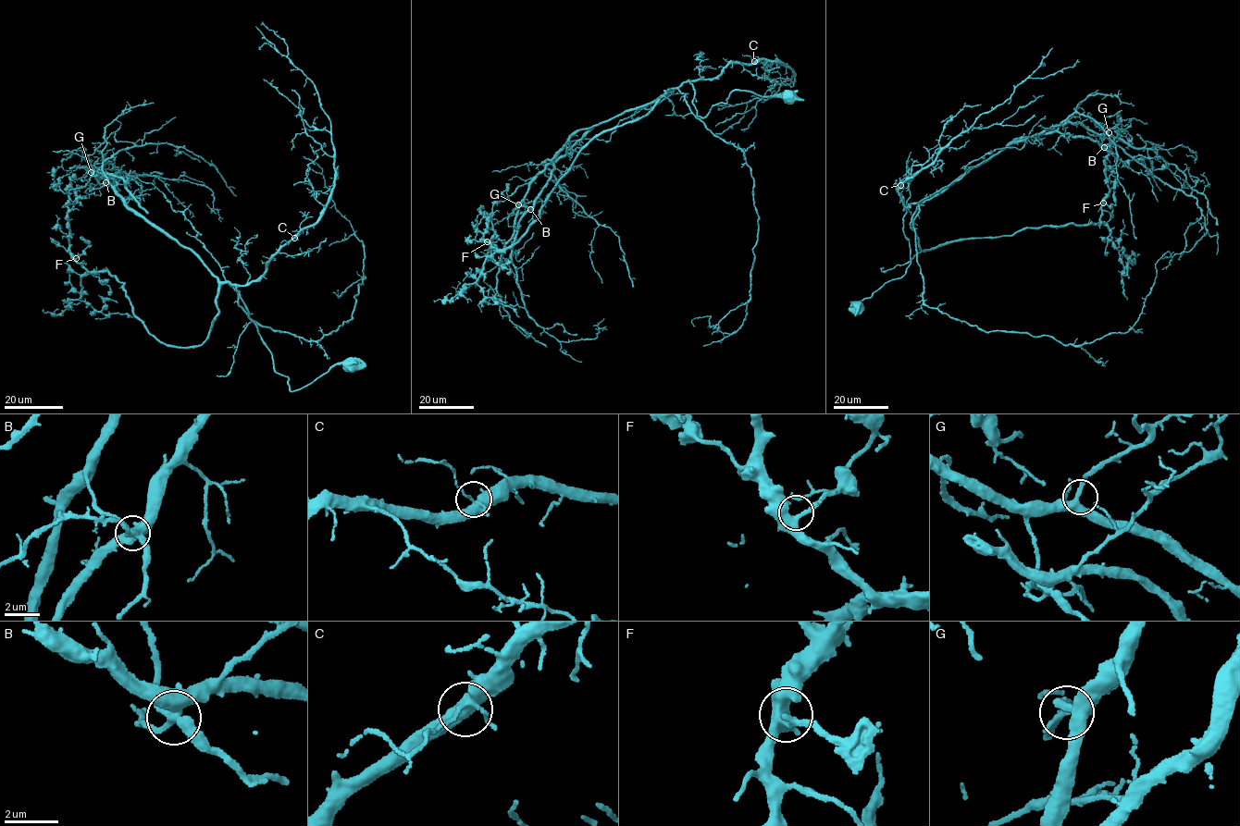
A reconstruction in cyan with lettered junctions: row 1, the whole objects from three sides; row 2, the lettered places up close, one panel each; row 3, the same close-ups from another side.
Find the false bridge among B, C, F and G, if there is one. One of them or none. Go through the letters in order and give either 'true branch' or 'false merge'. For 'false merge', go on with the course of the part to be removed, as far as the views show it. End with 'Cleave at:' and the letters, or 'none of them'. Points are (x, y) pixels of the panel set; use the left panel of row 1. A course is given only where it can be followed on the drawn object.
B: false merge; foreign part runs (105, 182), (100, 183), (89, 166), (104, 178), (115, 172), (130, 174), (142, 186), (138, 196), (124, 196)
C: true branch
F: true branch
G: true branch
Cleave at: B

